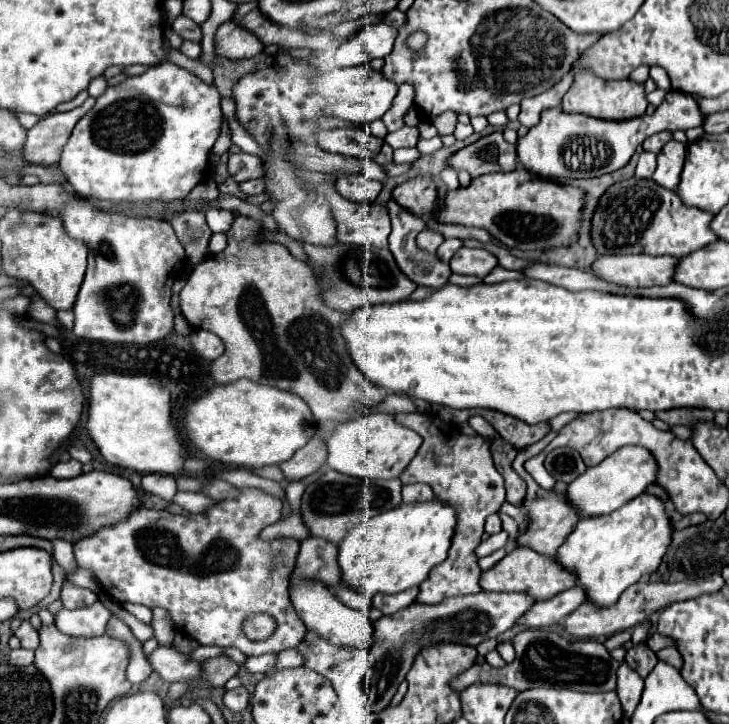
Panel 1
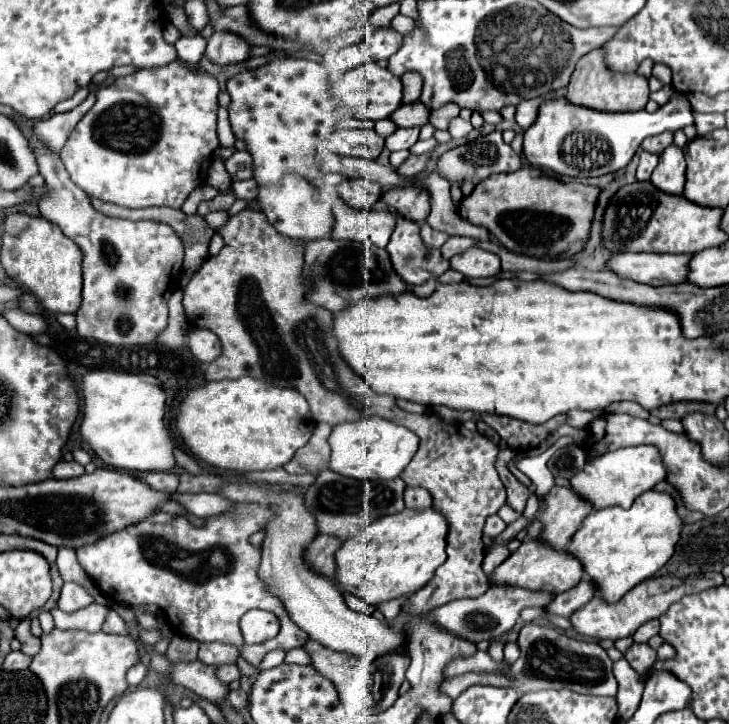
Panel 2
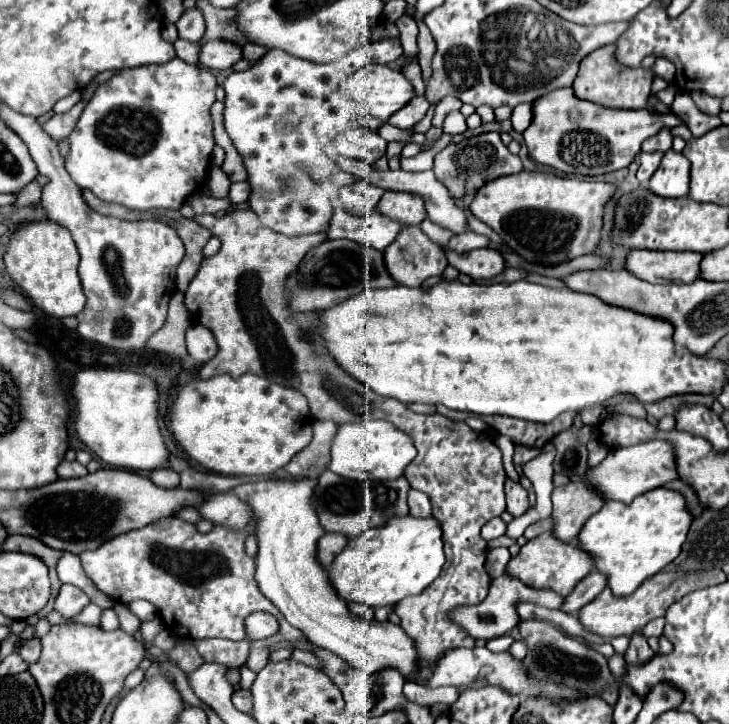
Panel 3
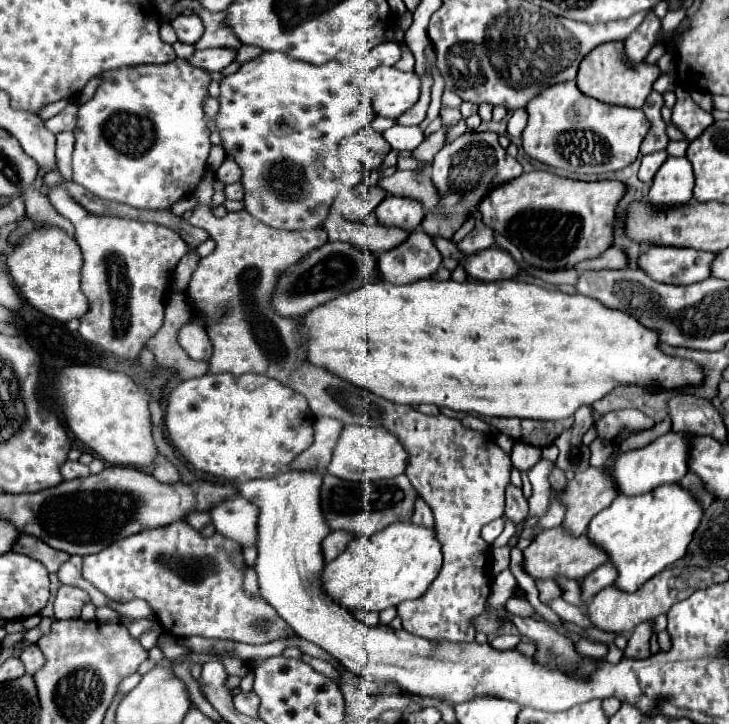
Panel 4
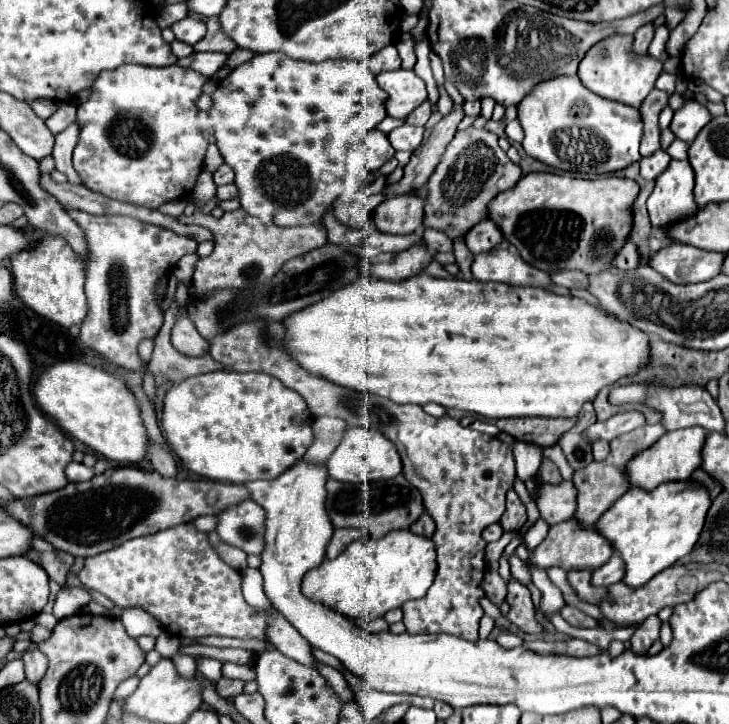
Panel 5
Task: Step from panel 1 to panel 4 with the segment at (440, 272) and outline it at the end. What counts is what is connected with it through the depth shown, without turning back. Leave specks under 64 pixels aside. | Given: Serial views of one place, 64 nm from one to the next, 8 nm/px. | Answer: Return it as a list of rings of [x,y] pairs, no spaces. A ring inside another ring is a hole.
[[[412,232],[410,238],[396,250],[376,256],[380,278],[390,284],[410,284],[430,278],[442,266],[442,254],[436,250],[432,238],[424,232]]]

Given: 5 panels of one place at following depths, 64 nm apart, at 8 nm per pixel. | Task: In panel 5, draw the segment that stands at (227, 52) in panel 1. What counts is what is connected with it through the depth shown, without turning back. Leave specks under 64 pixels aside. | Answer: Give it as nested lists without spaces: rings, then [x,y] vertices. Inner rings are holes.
[[[194,52],[190,54],[188,58],[182,58],[178,60],[178,66],[184,66],[184,68],[192,68],[196,72],[200,72],[202,76],[206,78],[212,78],[226,62],[226,54],[220,54],[220,52]]]

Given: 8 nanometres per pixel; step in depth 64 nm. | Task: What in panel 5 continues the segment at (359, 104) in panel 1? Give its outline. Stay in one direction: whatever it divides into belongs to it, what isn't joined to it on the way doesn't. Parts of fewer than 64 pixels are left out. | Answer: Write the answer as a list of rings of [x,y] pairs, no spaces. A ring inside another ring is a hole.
[[[394,70],[382,72],[376,76],[382,90],[388,92],[386,110],[392,118],[406,118],[422,102],[428,100],[424,80],[412,70]]]

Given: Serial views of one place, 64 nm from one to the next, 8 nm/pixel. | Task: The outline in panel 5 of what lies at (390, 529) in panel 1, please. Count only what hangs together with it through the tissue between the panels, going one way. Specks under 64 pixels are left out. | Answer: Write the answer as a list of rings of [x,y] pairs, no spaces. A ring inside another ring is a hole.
[[[392,530],[380,540],[364,538],[352,542],[346,552],[334,560],[324,560],[318,568],[304,576],[302,592],[312,602],[324,604],[330,610],[350,618],[372,622],[388,610],[400,608],[404,602],[422,598],[436,576],[434,542],[416,536],[410,530]]]

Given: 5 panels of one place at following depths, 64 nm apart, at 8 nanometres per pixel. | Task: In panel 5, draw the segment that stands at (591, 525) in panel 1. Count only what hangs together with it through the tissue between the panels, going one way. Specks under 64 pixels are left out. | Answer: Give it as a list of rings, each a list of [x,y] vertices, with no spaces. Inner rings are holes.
[[[696,480],[664,482],[650,492],[632,486],[632,490],[616,500],[612,508],[602,514],[596,528],[624,558],[624,584],[628,584],[630,588],[644,586],[652,576],[656,576],[664,568],[674,566],[680,558],[690,554],[700,538],[710,504],[710,490]]]

